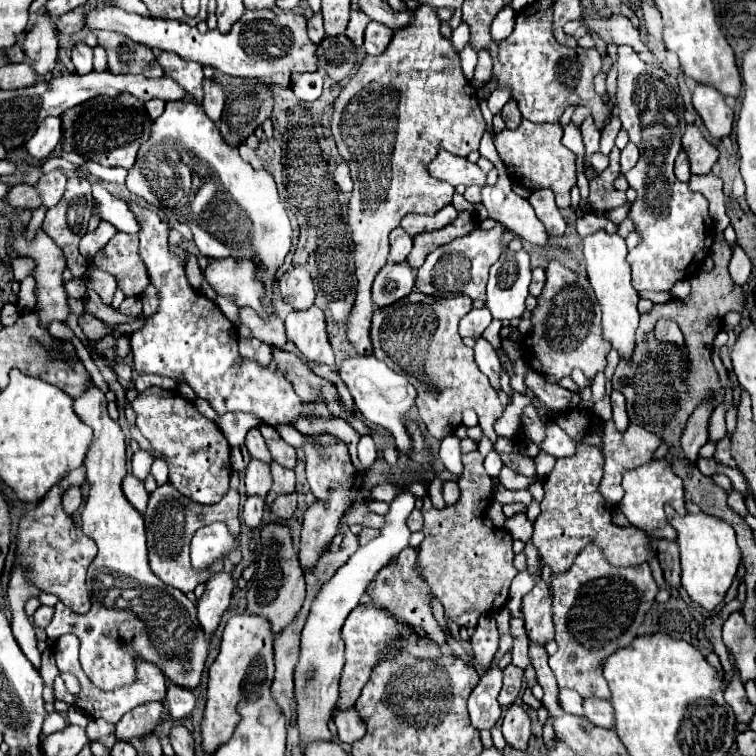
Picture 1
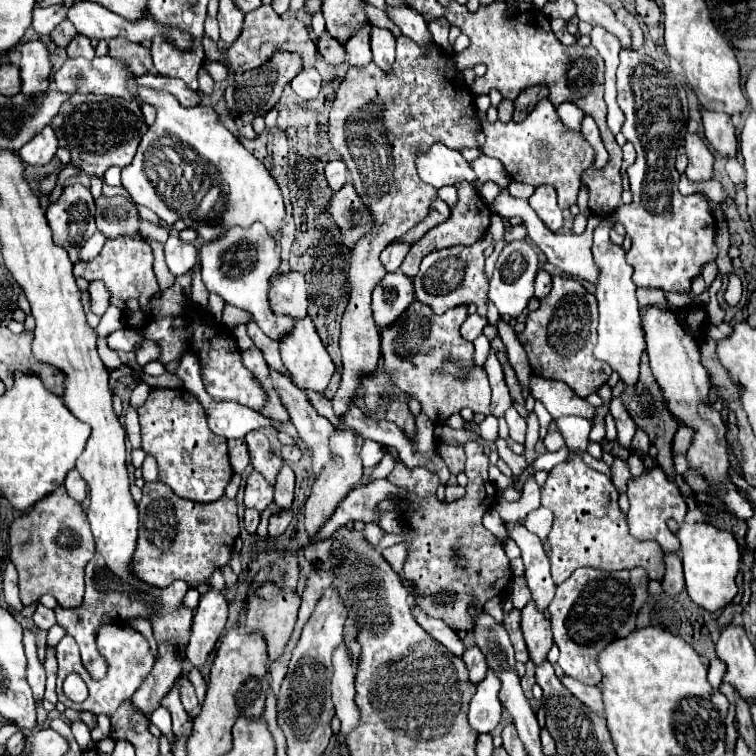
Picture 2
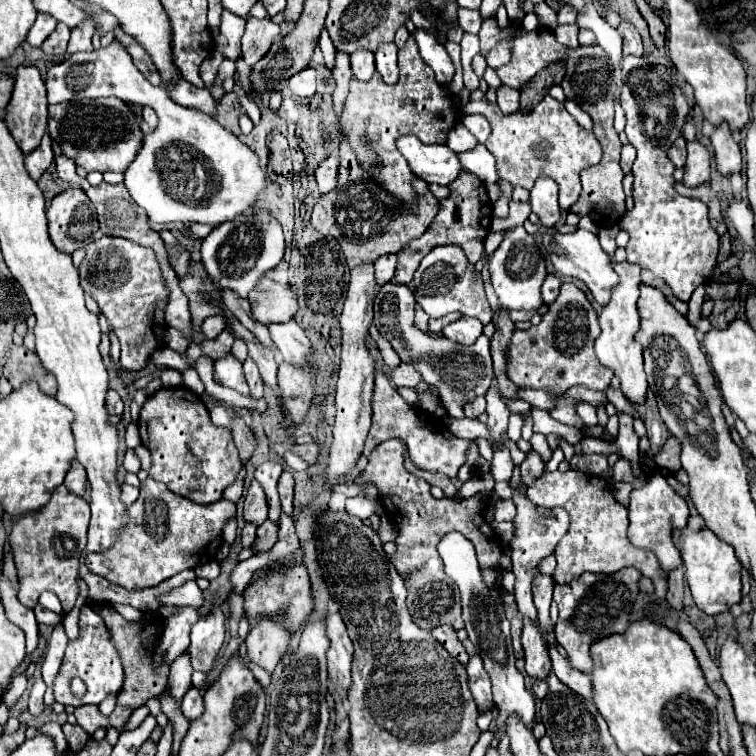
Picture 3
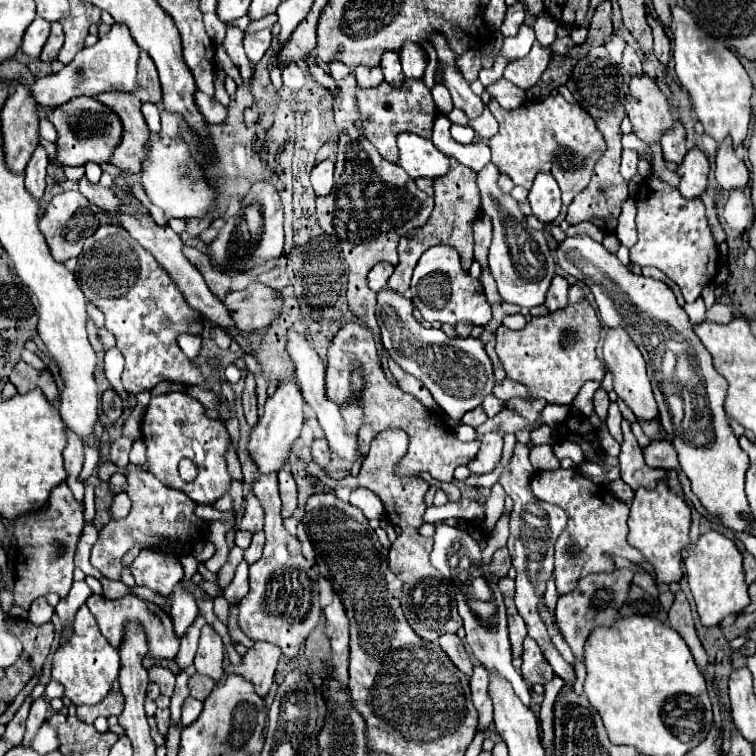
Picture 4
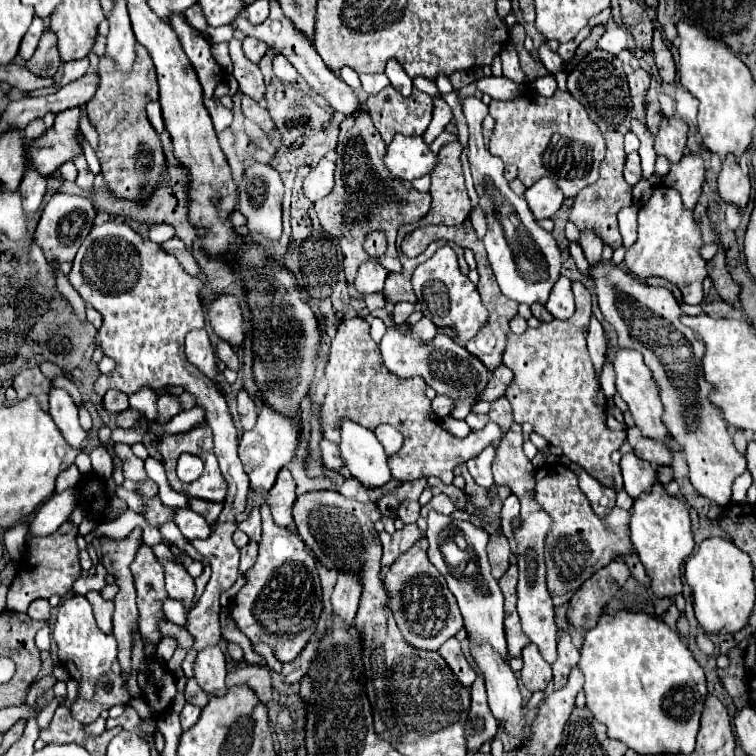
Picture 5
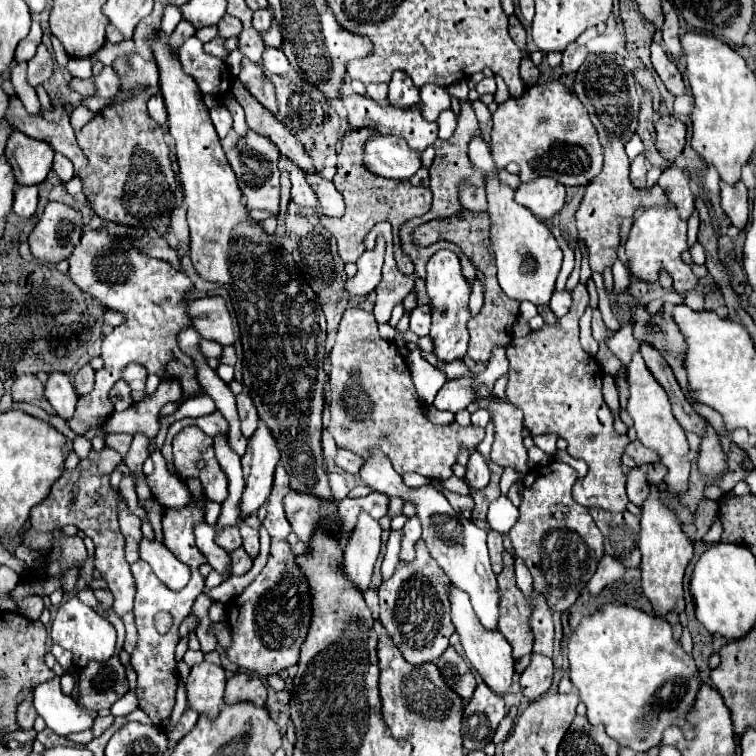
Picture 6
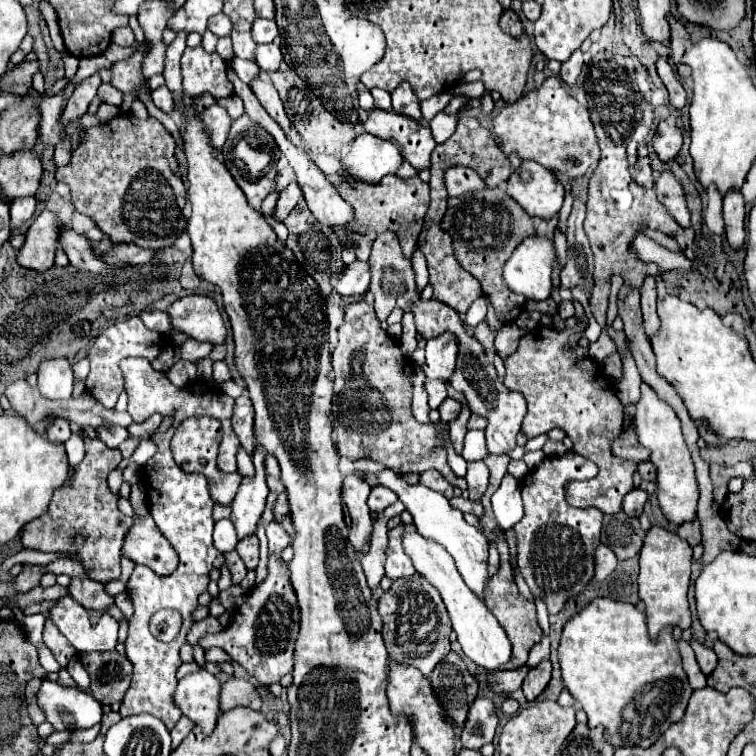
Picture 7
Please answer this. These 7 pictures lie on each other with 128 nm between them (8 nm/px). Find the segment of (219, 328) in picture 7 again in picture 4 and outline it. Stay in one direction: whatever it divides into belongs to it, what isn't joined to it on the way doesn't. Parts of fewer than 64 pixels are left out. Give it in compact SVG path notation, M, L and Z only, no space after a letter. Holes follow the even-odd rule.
M252 282L244 290L230 292L224 304L242 332L258 332L268 328L280 316L284 300L278 290Z

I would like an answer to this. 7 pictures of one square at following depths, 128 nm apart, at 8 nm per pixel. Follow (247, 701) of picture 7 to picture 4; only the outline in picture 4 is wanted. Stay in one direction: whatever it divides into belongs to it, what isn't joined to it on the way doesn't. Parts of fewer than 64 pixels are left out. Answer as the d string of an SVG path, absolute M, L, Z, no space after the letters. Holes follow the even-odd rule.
M254 642L252 648L248 648L244 660L240 666L228 666L228 674L240 674L246 680L250 680L256 686L256 692L260 696L266 696L266 692L272 686L274 670L278 664L278 658L282 656L280 646L270 644L270 642Z

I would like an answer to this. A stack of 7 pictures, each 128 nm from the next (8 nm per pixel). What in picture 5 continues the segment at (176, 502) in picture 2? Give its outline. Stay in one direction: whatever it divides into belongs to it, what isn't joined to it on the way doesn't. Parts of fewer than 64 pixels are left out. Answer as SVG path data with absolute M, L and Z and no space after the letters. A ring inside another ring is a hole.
M116 444L116 452L118 452L118 456L124 462L124 476L128 480L134 480L134 482L148 480L146 470L144 470L144 462L132 454L132 450L130 450L128 444ZM136 492L142 500L144 500L144 504L146 504L146 510L142 512L142 516L146 518L146 522L150 524L150 526L162 526L162 524L166 524L166 522L172 522L174 520L174 508L170 508L170 506L164 506L162 504L162 500L158 498L158 496L144 496L144 494L140 494L140 492Z

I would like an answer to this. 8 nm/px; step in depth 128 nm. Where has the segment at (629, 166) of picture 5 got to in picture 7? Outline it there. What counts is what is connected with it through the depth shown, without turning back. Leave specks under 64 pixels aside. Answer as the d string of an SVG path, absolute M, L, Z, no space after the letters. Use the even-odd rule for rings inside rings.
M638 158L638 162L632 166L632 178L634 178L636 184L640 184L644 188L652 188L654 186L650 158Z

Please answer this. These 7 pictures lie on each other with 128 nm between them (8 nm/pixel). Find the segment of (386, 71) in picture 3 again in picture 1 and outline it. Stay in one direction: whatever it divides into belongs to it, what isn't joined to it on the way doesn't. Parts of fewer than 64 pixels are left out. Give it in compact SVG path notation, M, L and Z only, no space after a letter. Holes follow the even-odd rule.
M370 22L366 26L366 34L364 34L364 50L368 54L378 56L380 52L384 52L384 48L388 46L388 42L392 40L394 30L380 24L380 22Z

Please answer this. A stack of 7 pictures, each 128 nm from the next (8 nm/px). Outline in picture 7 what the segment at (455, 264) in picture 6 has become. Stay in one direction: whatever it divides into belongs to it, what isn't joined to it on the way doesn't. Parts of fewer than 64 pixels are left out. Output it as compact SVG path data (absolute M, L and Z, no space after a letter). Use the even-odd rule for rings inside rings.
M442 332L436 338L426 340L424 374L432 380L450 380L458 358L458 338L452 332Z

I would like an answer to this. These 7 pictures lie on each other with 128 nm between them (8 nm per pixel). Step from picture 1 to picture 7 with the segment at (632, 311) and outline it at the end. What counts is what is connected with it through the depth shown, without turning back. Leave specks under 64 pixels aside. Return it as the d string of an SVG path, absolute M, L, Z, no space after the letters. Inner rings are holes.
M642 382L640 384L642 396L640 400L634 404L636 406L636 414L634 414L634 430L638 434L638 442L646 448L650 448L652 456L650 460L658 466L658 504L664 512L664 516L674 522L674 524L684 524L690 522L696 516L696 502L698 502L698 484L696 484L696 476L694 476L694 464L690 458L690 450L684 442L682 430L680 430L680 420L674 414L674 410L656 396L656 392Z

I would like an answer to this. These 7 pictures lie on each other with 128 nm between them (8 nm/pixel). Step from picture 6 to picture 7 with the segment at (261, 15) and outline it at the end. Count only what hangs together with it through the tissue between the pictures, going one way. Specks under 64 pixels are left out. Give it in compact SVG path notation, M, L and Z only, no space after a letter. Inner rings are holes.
M256 18L252 24L252 38L258 44L266 44L272 42L278 36L278 28L274 20L264 20L264 18Z

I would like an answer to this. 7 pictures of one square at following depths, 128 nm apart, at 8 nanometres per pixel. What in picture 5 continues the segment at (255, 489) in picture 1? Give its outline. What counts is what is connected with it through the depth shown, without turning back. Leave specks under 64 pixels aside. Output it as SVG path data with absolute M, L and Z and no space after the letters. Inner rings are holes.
M252 508L248 518L238 524L238 530L246 532L252 540L260 540L260 534L262 534L262 528L260 528L260 510Z

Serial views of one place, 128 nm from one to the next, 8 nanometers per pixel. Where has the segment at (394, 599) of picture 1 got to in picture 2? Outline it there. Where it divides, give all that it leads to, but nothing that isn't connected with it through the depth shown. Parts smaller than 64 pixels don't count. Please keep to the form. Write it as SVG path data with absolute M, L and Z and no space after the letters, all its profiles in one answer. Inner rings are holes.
M416 610L416 612L414 612L414 618L416 618L416 622L418 622L434 640L438 640L440 644L444 644L444 646L446 646L450 652L454 652L456 656L462 656L464 644L460 642L458 634L456 634L448 624L444 624L442 620L436 620L436 618L428 618L422 610Z

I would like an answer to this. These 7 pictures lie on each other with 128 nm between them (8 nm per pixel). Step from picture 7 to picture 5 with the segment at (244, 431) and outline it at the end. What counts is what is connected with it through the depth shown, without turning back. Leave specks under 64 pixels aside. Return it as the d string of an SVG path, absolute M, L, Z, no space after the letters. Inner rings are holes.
M242 388L238 392L238 414L240 414L240 420L242 420L242 428L252 430L256 420L258 420L258 410L256 410L254 400L248 396L246 388Z

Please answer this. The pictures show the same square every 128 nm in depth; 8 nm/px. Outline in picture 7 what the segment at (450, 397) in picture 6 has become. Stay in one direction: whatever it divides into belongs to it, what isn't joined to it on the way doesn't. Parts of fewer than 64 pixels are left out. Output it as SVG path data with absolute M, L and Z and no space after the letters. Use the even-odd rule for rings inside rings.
M512 322L512 324L504 324L498 334L496 334L496 340L494 340L494 350L496 354L506 360L512 352L516 352L518 348L518 340L522 338L522 330ZM448 396L448 398L440 404L440 408L438 408L438 412L440 412L440 420L442 420L442 422L450 422L450 420L454 420L454 418L458 416L460 408L462 408L460 402Z

